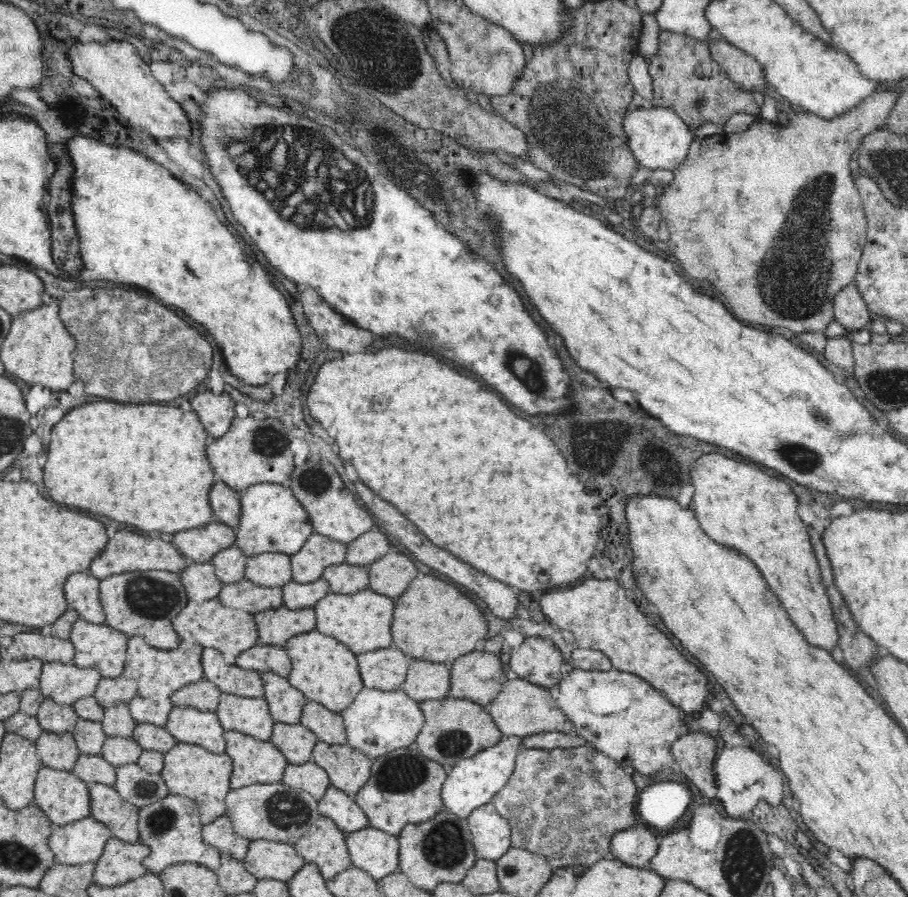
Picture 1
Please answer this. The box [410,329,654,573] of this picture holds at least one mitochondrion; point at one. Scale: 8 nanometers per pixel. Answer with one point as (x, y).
(526, 369)

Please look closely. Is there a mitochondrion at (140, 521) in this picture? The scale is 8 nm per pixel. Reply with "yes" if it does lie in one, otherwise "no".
no

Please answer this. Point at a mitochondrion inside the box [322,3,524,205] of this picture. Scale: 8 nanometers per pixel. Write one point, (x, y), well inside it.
(377, 44)

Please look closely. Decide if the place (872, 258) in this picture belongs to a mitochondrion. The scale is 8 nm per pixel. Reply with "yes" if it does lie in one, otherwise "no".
no

